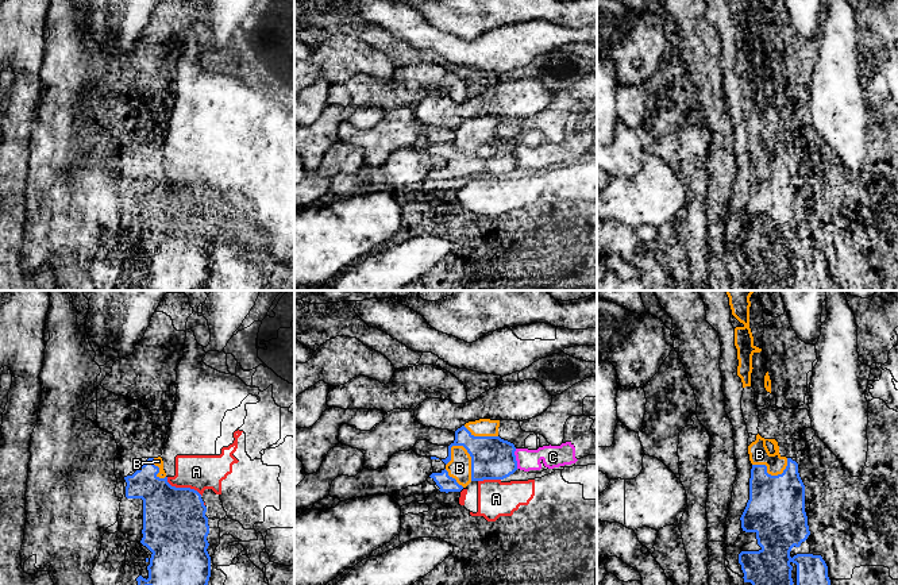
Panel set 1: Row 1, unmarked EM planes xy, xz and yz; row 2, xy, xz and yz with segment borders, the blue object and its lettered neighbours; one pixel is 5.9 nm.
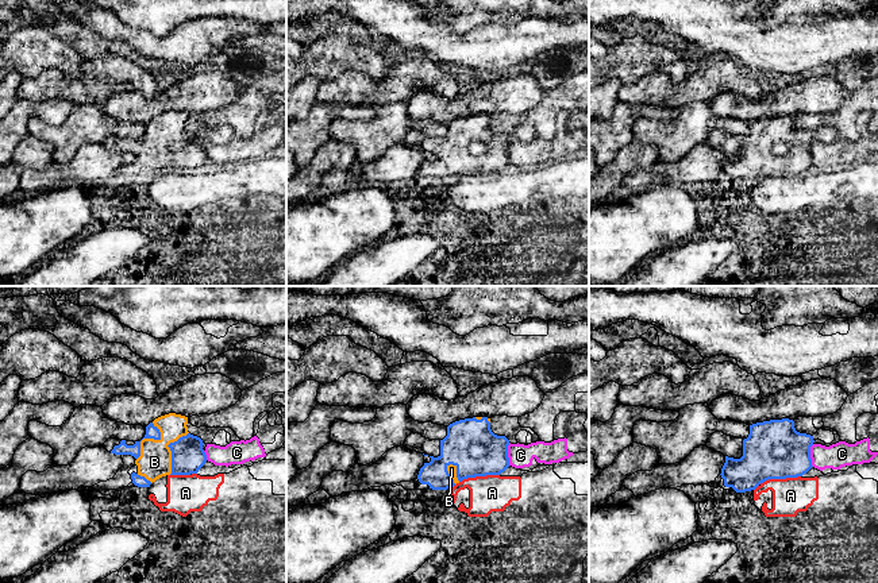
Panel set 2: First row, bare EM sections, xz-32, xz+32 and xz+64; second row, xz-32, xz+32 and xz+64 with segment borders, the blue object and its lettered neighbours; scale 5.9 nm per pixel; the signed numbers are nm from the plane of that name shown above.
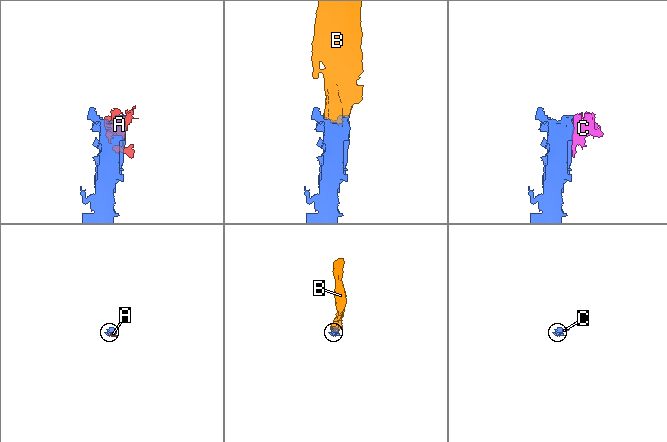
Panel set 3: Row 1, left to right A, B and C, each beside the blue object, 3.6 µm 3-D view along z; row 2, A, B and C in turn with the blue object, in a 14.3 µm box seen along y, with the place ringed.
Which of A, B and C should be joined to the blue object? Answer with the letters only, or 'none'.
B

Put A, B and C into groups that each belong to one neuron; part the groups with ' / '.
A / B / C

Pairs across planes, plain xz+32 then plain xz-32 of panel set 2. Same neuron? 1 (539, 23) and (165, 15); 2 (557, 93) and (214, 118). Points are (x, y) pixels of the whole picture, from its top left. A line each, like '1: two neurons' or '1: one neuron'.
1: two neurons
2: one neuron

